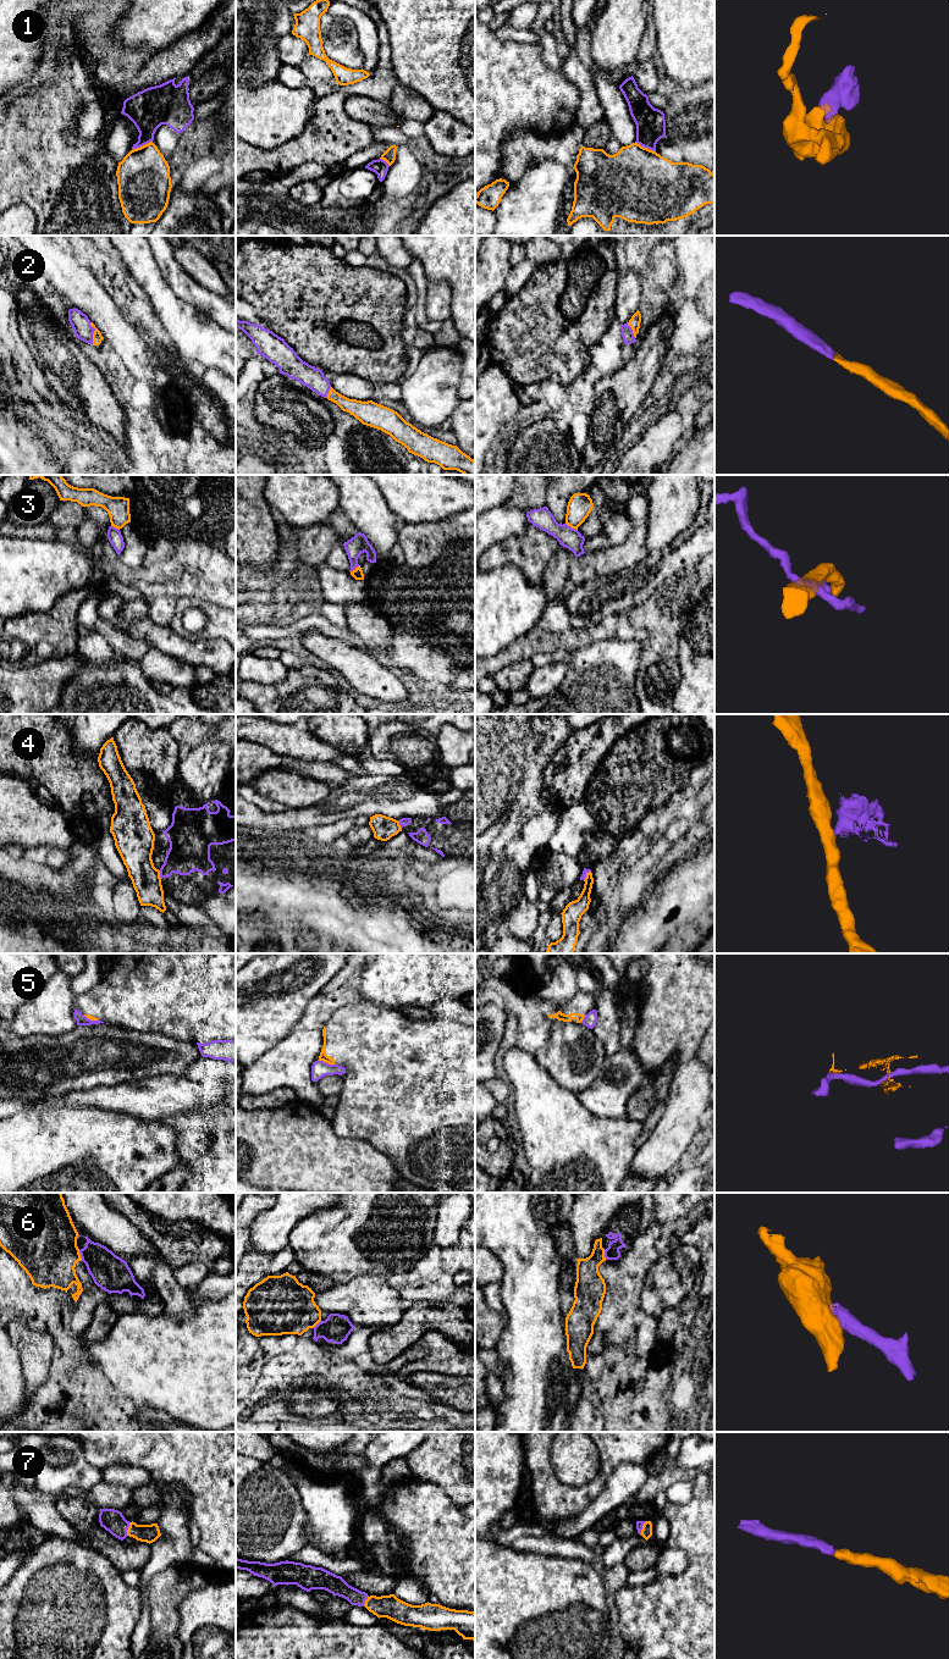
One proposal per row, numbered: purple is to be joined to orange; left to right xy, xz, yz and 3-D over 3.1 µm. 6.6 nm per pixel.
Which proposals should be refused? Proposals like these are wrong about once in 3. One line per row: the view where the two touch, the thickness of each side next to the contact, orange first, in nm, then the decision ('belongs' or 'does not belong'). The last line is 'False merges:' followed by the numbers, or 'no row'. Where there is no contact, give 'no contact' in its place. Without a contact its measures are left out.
1: xy | 360/260 nm | does not belong
2: xy | 60/120 nm | belongs
3: yz | 160/140 nm | does not belong
4: xy | 240/260 nm | does not belong
5: xz | 50/110 nm | does not belong
6: xy | 440/240 nm | belongs
7: xy | 120/150 nm | belongs
False merges: 1, 3, 4, 5

